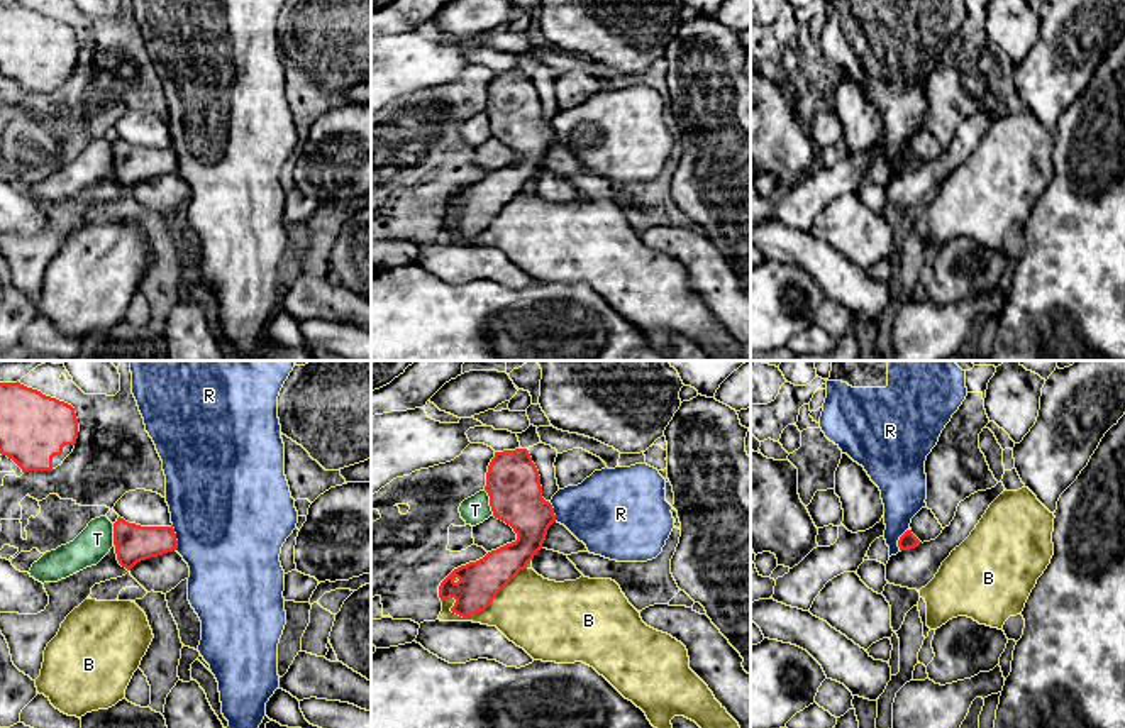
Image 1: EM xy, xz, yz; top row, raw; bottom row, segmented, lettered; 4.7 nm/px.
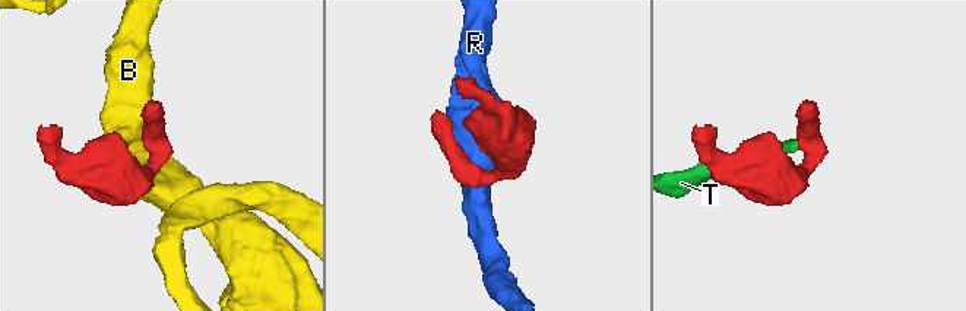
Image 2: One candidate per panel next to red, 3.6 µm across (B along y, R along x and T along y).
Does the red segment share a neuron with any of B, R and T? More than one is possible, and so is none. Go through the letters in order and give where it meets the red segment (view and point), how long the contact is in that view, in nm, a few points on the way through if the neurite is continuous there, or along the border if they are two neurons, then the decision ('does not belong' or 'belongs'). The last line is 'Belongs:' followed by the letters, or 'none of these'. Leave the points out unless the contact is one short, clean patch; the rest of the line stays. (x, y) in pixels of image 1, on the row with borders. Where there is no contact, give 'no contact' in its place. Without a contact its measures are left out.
B: xz (478, 612) | 440 nm | does not belong
R: xy (175, 537) | 120 nm | along xy (171, 525), (177, 535), (177, 549) | does not belong
T: xz (490, 503) | 140 nm | along xz (483, 490), (493, 515) | does not belong
Belongs: none of these

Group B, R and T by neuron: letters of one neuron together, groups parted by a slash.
B / R / T

